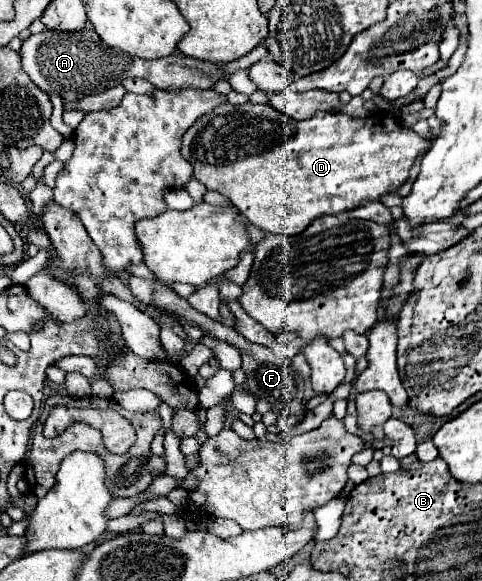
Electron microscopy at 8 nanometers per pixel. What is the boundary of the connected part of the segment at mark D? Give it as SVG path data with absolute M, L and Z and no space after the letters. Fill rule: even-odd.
M221 104L217 106L213 112L207 112L205 116L201 116L201 120L197 120L197 124L193 124L185 134L183 134L183 142L181 142L181 156L193 166L193 176L205 184L207 190L215 190L223 196L227 196L233 206L241 212L241 216L247 218L249 224L261 228L263 232L271 232L271 234L285 234L285 236L295 236L297 232L303 232L317 216L325 216L325 214L341 214L341 212L349 212L369 200L379 200L381 196L395 192L401 184L407 182L409 178L409 170L417 158L417 154L425 148L431 146L431 140L421 138L419 134L415 134L411 128L405 128L397 116L393 114L375 114L369 118L351 118L343 112L317 112L313 118L309 120L291 120L289 116L285 116L283 112L277 112L277 108L269 106L269 104L243 104L243 106L235 106L235 104Z

